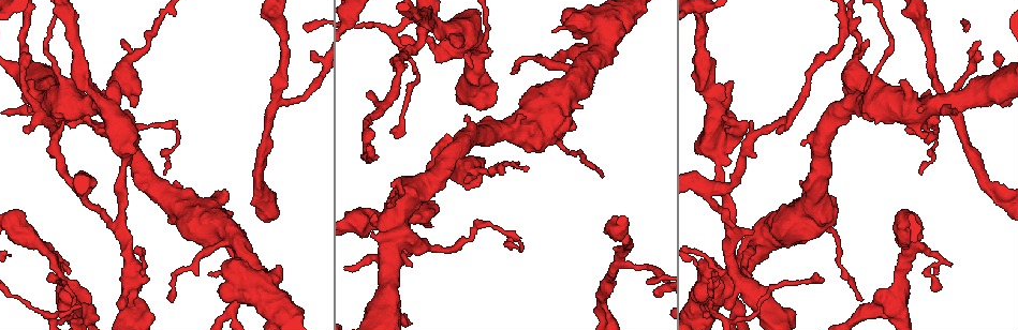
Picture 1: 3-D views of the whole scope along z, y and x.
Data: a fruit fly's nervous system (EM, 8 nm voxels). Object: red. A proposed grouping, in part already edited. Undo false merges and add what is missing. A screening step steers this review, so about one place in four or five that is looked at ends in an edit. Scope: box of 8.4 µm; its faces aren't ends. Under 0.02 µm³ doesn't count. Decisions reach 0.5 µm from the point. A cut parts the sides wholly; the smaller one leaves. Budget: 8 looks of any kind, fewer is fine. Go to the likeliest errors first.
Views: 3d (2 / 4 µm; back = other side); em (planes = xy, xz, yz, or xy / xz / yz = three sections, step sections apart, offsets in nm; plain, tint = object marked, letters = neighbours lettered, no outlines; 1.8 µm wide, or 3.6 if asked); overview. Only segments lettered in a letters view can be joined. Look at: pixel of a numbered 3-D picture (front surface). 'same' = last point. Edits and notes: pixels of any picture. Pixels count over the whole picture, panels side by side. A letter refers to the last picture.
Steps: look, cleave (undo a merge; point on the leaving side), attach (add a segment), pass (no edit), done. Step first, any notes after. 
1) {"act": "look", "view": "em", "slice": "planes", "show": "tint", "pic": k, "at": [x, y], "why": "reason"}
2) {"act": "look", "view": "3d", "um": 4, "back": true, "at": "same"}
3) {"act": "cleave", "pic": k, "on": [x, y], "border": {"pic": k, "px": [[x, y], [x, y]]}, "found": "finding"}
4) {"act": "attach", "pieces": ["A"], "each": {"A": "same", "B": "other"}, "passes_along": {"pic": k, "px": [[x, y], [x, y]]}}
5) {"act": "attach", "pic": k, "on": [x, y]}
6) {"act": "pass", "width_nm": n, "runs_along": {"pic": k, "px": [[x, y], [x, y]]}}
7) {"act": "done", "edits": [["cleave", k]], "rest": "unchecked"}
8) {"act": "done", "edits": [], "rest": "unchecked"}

{"act": "look", "view": "em", "um": 3.6, "slice": "xz", "step": 4, "show": "tint", "pic": 1, "at": [87, 194], "why": "arms part here"}

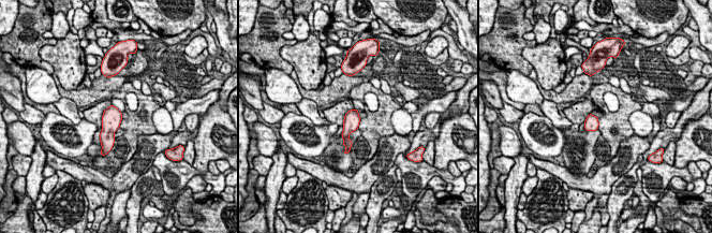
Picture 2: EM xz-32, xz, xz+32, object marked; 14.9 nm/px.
{"act": "look", "view": "em", "um": 3.6, "slice": "xz", "step": 4, "show": "letters", "at": "same"}

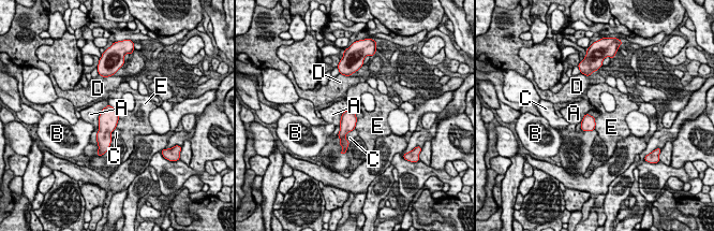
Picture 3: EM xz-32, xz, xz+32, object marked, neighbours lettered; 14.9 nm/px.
{"act": "pass", "longest_contact_nm": ["A", 400], "each": {"A": "other", "B": "other", "C": "other", "D": "other", "E": "other"}, "border": {"pic": 3, "px": [[594, 117], [595, 129]]}, "found": "continuous, no second cell"}

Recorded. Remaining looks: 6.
{"act": "look", "view": "em", "slice": "planes", "show": "plain", "pic": 1, "at": [700, 305], "why": "tapers out"}

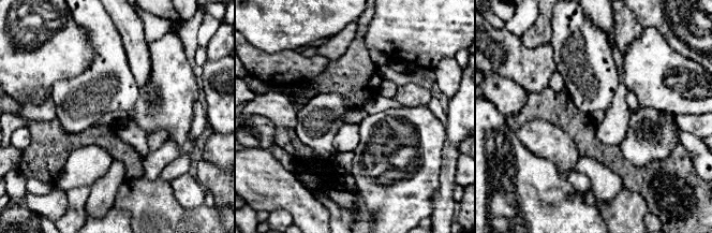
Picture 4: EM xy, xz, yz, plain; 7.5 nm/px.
{"act": "look", "view": "em", "slice": "planes", "show": "tint", "at": "same", "why": "where the object lies"}

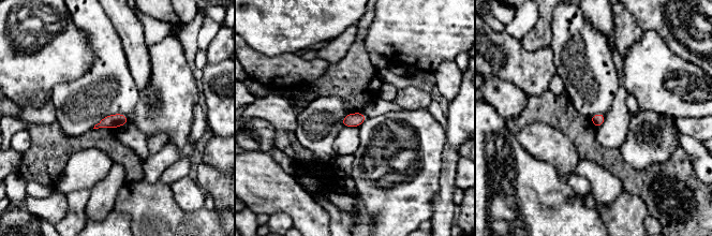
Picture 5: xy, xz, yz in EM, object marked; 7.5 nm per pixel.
{"act": "look", "view": "em", "slice": "planes", "show": "letters", "at": "same"}

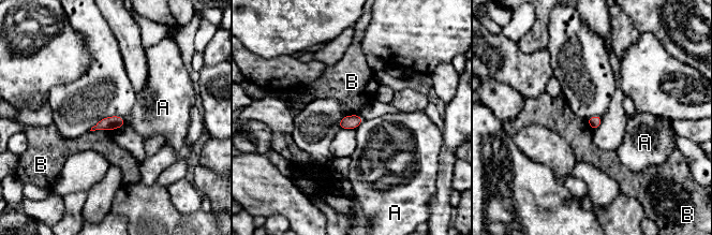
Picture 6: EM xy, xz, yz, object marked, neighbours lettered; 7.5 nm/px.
{"act": "pass", "longest_contact_nm": ["B", 180], "each": {"A": "other", "B": "other"}, "border": {"pic": 6, "px": [[113, 129], [95, 129], [90, 131]]}, "found": "no lettered segment goes on from it"}

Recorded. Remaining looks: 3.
{"act": "look", "view": "3d", "um": 2, "pic": 1, "at": [130, 270]}

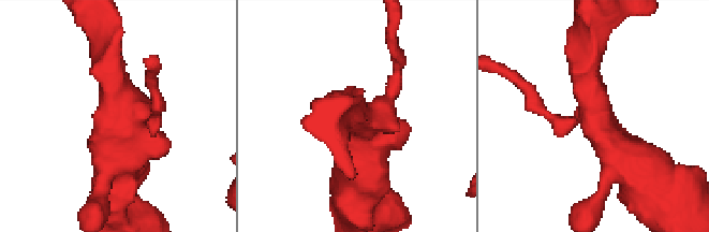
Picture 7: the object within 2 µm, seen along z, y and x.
{"act": "look", "view": "em", "slice": "planes", "show": "tint", "pic": 7, "at": [597, 115], "why": "need the tissue"}

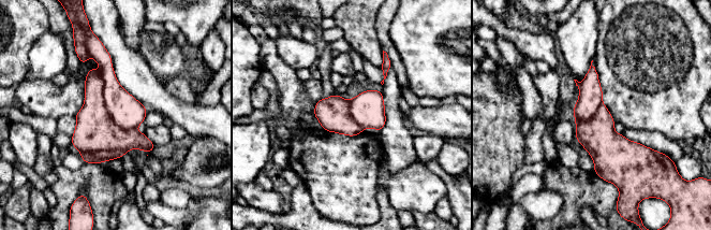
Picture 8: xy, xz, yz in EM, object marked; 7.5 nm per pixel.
{"act": "look", "view": "em", "slice": "planes", "show": "letters", "at": "same"}

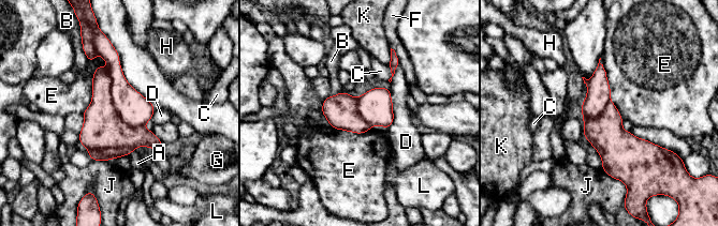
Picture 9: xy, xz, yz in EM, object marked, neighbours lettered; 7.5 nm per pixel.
{"act": "cleave", "pic": 9, "on": [106, 136], "width_nm": 280, "each": {"A": "other", "B": "other", "C": "other", "D": "other", "E": "other", "F": "other", "G": "other", "H": "other", "J": "other", "K": "other", "L": "other"}, "border": {"pic": 9, "px": [[106, 71], [116, 111], [143, 126]]}, "found": "two cells meet here"}

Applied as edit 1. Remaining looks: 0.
{"act": "done", "edits": [["cleave", 9]], "rest": "unchecked"}

